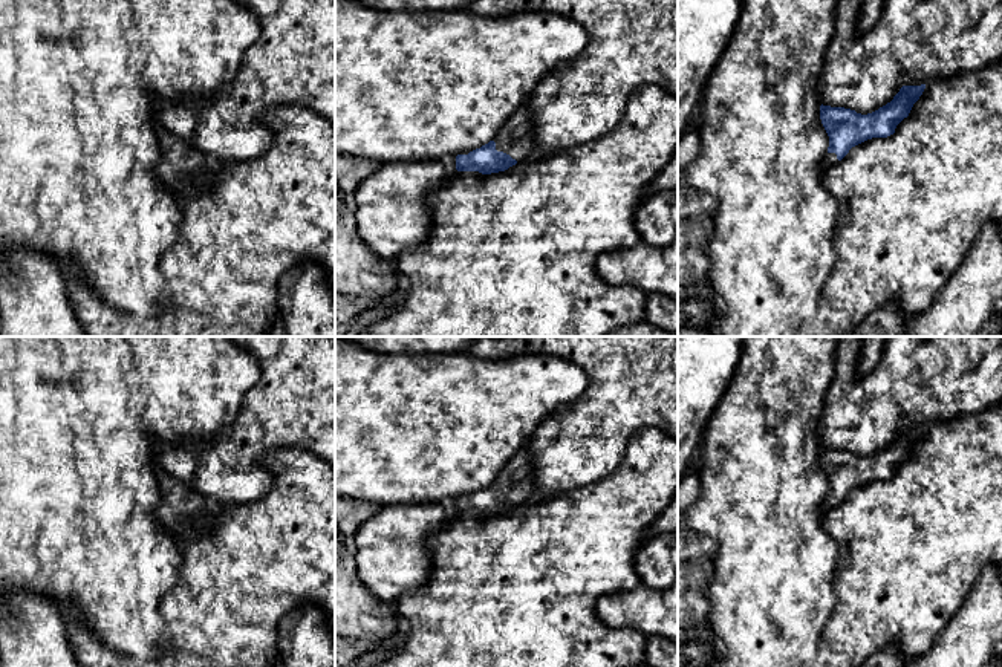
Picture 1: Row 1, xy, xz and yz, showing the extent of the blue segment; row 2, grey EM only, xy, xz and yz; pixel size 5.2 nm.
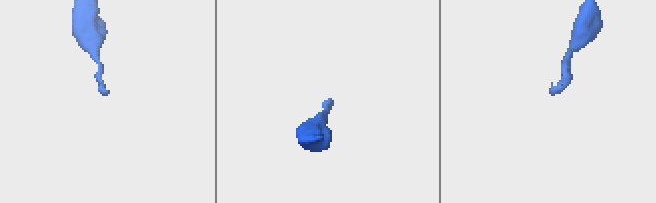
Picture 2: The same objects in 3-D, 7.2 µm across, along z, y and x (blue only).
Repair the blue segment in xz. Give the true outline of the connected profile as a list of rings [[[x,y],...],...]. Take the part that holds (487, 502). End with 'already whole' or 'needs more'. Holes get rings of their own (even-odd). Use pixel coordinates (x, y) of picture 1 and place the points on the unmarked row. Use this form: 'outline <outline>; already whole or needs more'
outline [[[523,447],[509,464],[500,471],[493,483],[456,499],[457,514],[479,514],[491,517],[505,514],[509,509],[525,505],[534,499],[534,479],[531,456]]]; needs more

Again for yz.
outline [[[926,427],[903,428],[890,445],[867,457],[844,450],[821,447],[820,462],[829,479],[823,511],[826,512],[838,506],[852,490],[867,482],[893,477],[896,468],[909,459],[924,431]]]; needs more

